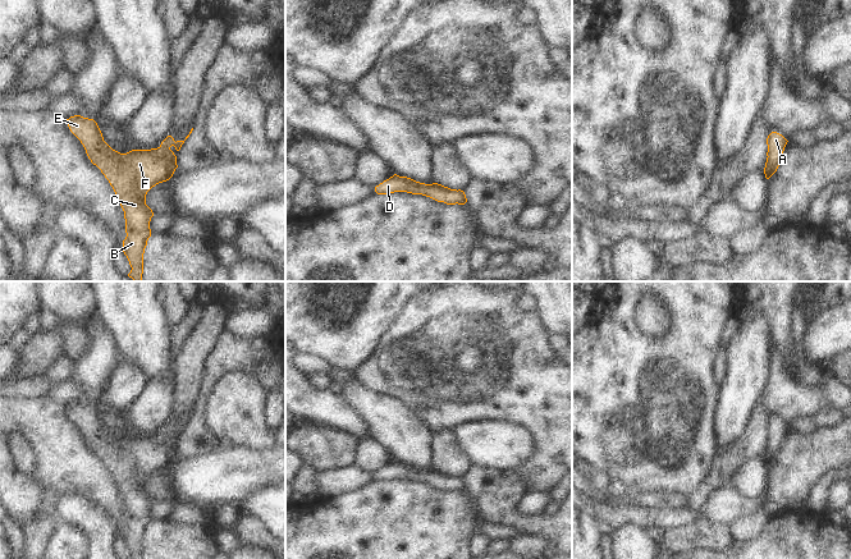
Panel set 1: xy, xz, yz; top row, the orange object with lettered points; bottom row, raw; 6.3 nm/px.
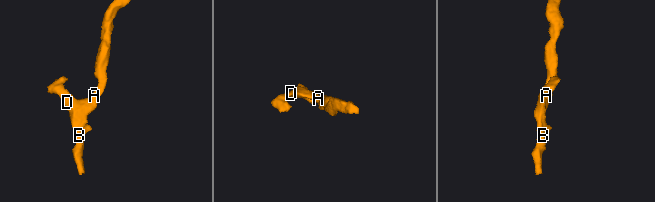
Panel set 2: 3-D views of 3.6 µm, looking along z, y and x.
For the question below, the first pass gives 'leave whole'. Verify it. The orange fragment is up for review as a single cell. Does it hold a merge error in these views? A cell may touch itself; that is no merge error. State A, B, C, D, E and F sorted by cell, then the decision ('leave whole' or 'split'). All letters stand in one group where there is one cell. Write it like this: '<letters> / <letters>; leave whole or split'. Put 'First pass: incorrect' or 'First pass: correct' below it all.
A B C D E F; leave whole
First pass: correct

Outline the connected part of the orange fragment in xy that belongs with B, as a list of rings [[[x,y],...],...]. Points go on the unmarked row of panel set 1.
[[[74,402],[67,405],[70,418],[81,427],[91,449],[96,452],[113,473],[124,498],[125,519],[122,537],[132,554],[131,559],[143,559],[143,540],[151,523],[152,496],[146,491],[147,478],[169,467],[177,452],[170,436],[180,436],[184,427],[168,422],[157,435],[132,436],[120,440],[102,423],[93,405]]]

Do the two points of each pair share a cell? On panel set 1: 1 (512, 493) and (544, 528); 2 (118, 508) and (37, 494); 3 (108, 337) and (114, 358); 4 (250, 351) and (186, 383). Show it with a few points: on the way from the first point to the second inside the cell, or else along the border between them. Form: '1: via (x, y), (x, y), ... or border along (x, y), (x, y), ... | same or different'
1: via (512, 505), (512, 511), (522, 521), (531, 525) | same
2: border along (32, 477), (45, 488) | different
3: via (108, 342), (109, 353) | same
4: border along (218, 344), (207, 360), (204, 386), (196, 401) | different

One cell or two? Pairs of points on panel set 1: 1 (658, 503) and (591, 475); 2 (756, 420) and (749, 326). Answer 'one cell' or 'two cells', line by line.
1: two cells
2: two cells

